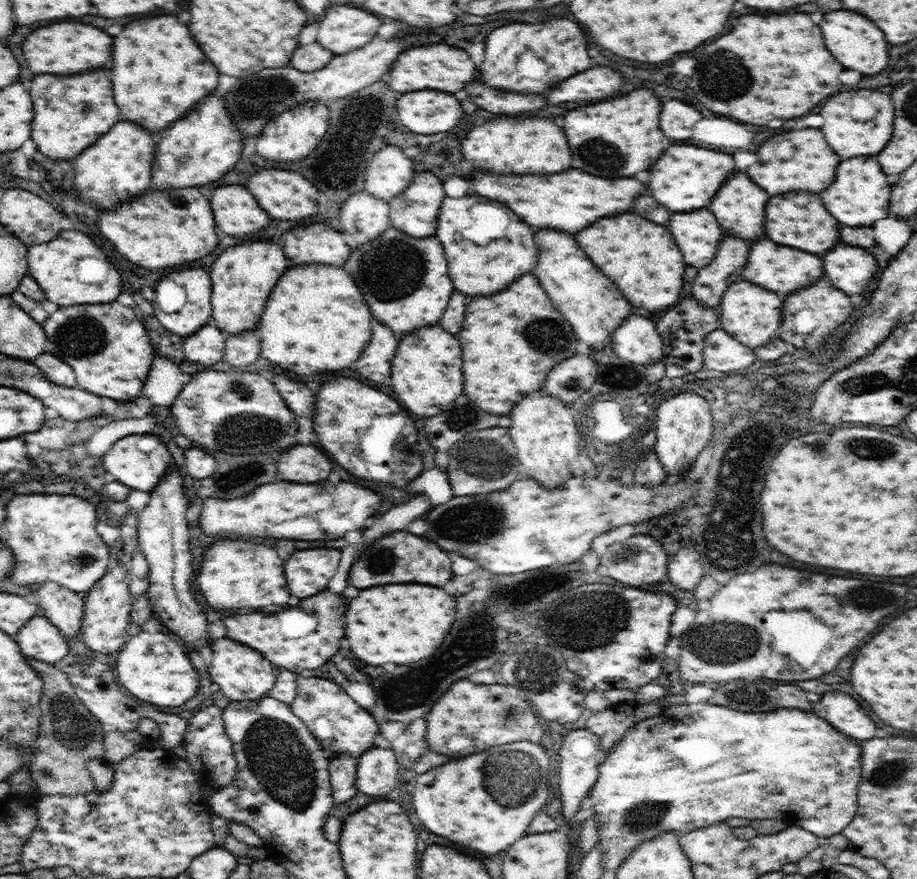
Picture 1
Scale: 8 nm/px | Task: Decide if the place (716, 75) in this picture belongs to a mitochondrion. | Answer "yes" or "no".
yes

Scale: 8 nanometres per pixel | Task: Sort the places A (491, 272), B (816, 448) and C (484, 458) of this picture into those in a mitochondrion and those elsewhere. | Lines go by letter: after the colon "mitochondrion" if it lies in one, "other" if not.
A: other
B: mitochondrion
C: mitochondrion

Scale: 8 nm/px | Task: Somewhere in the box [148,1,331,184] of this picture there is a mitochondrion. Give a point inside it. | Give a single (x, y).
(267, 94)

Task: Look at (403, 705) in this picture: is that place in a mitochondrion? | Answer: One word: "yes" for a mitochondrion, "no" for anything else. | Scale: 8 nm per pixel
yes

